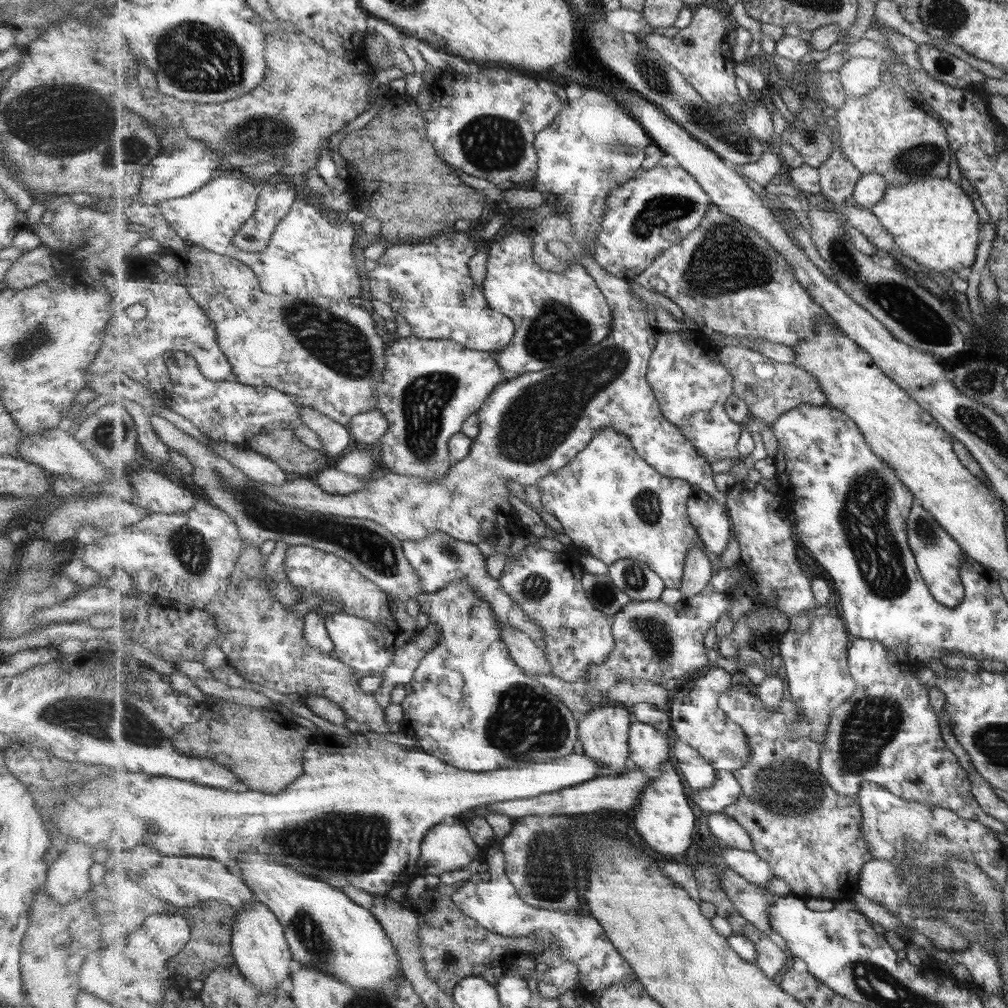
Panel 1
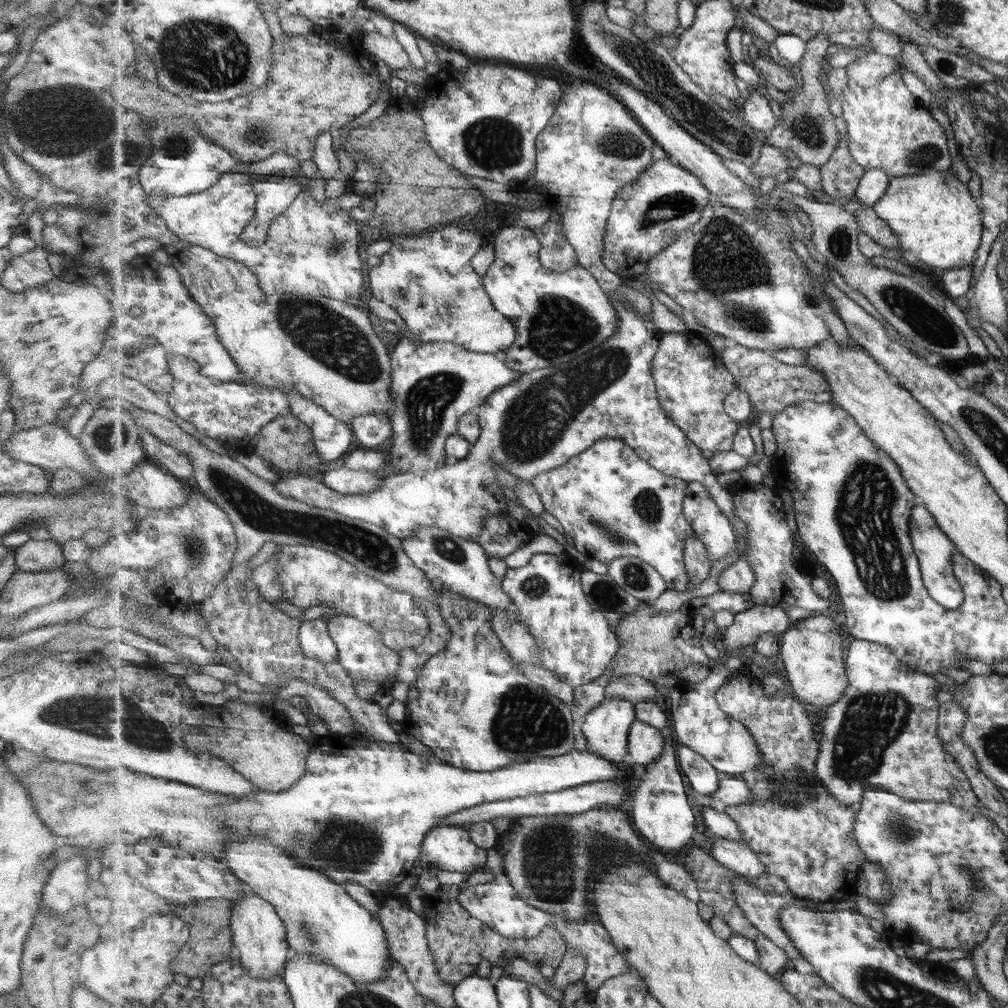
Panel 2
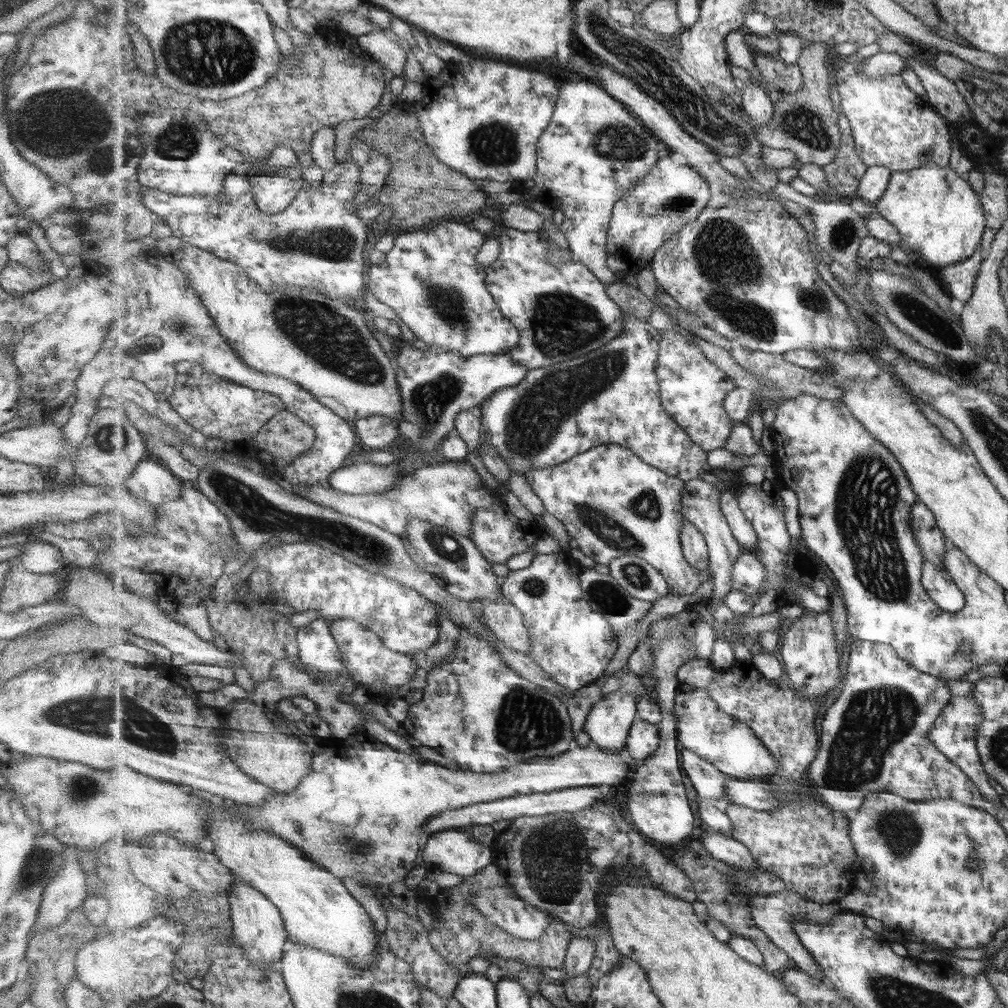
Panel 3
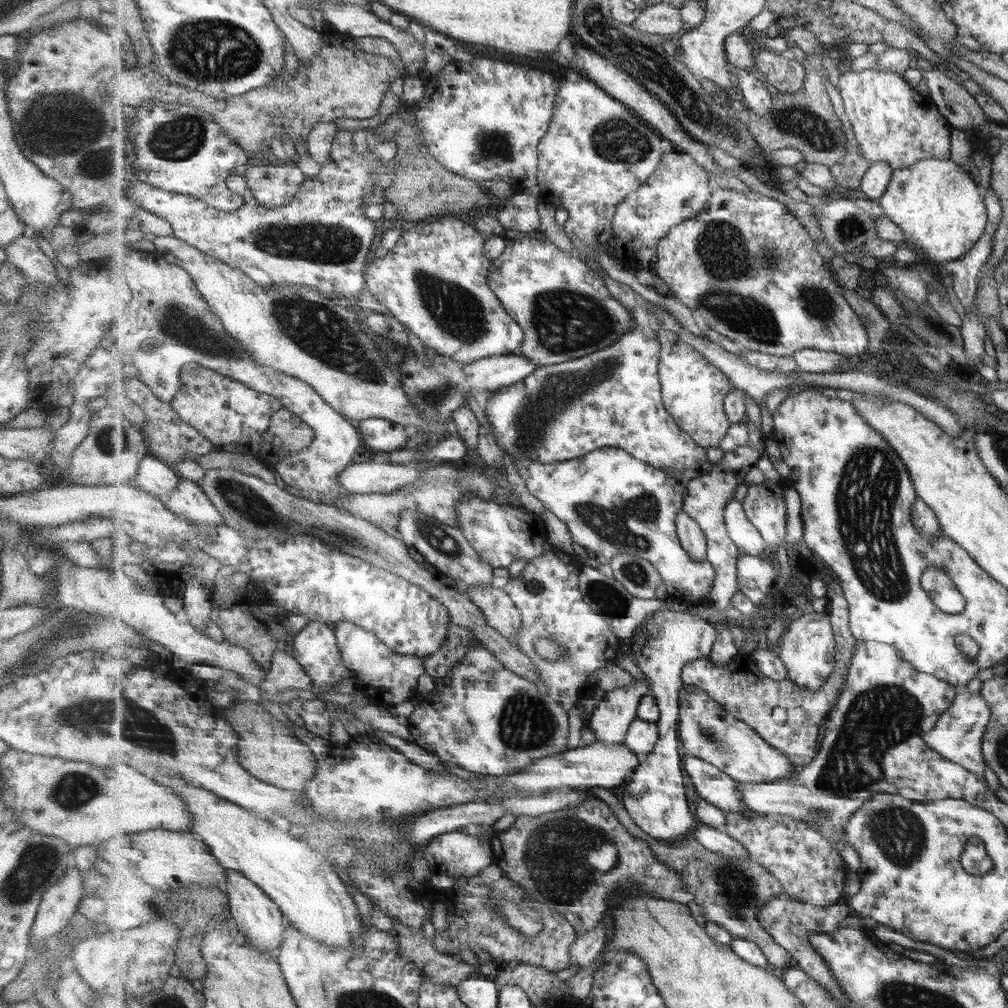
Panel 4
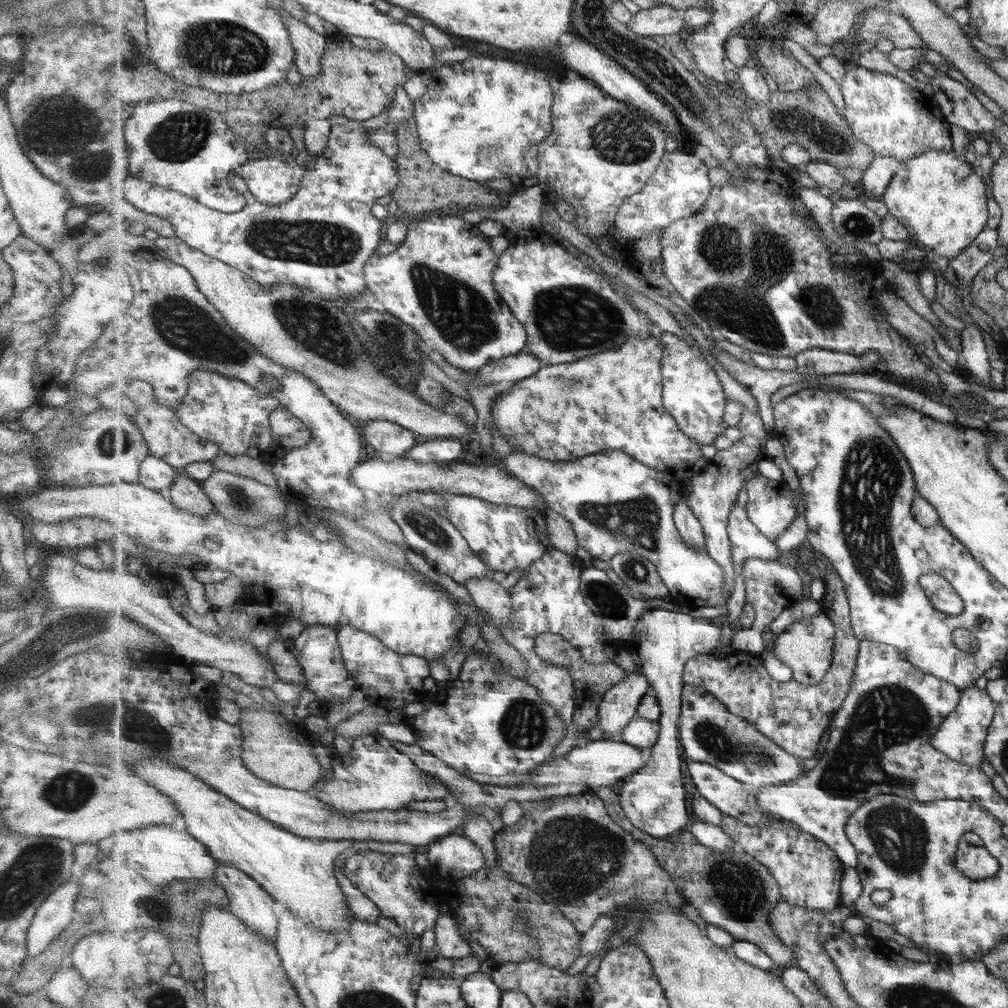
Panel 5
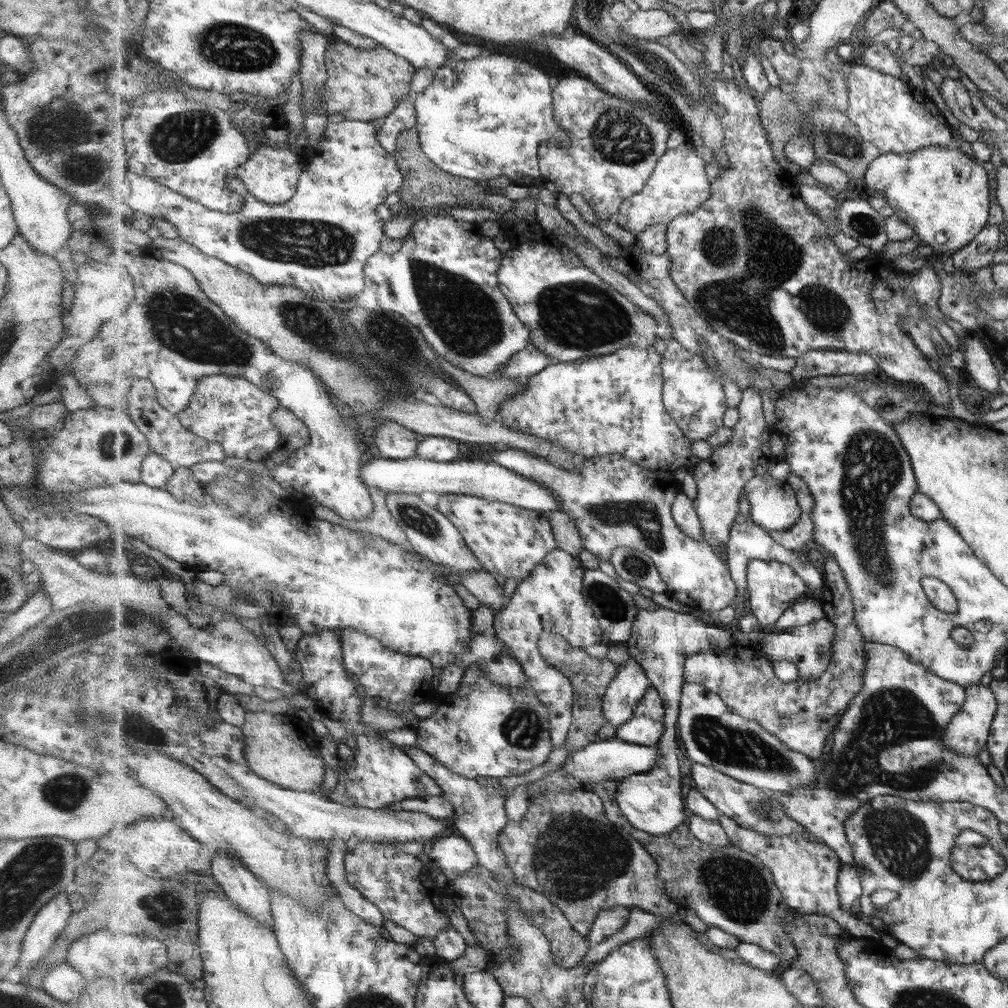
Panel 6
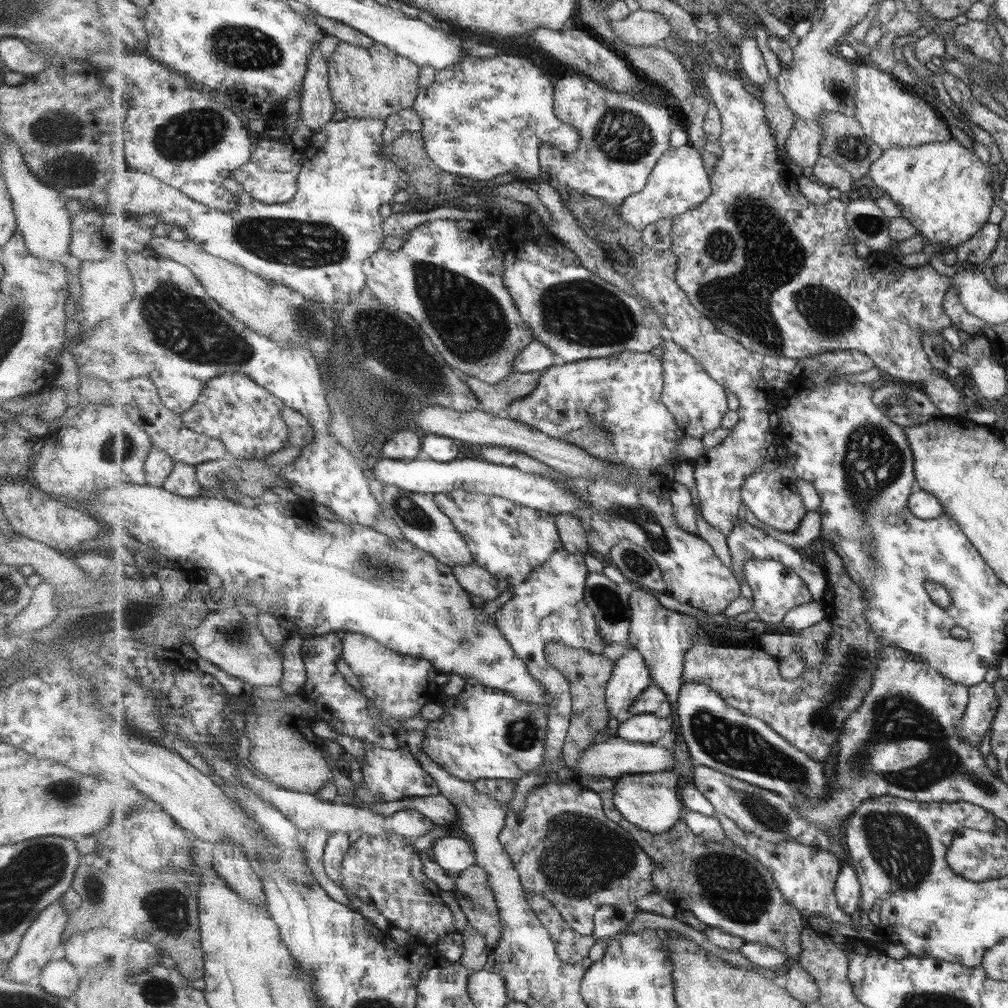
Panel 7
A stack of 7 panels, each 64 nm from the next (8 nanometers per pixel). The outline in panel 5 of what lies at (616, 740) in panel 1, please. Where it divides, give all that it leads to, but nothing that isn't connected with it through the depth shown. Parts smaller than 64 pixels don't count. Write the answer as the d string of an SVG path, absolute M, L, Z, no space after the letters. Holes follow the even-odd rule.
M637 669L636 673L629 673L625 680L616 684L613 688L604 694L599 707L598 728L604 732L606 740L621 740L622 732L630 725L630 722L637 717L639 705L643 697L652 693L653 688L650 680Z

